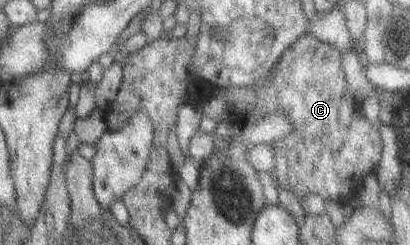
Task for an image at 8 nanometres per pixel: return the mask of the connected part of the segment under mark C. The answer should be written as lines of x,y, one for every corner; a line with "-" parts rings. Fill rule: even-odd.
302,35
281,52
277,64
272,67
273,72
268,83
261,90
254,91
247,87
222,88
224,107
227,107
232,115
231,125
238,122
255,123
277,110
283,110
289,116
291,128
289,132
279,142
269,144
271,150
275,152
273,154
275,166
271,168
269,174
277,190
279,188
289,190
299,200
309,194
317,194
323,201
345,202
345,198
353,198
347,194
357,192
360,189
360,181
364,177
376,174
381,158
381,139
377,127
369,124
365,117
357,112
359,102
347,90
339,64
339,55
338,50
331,45
319,42
312,36

